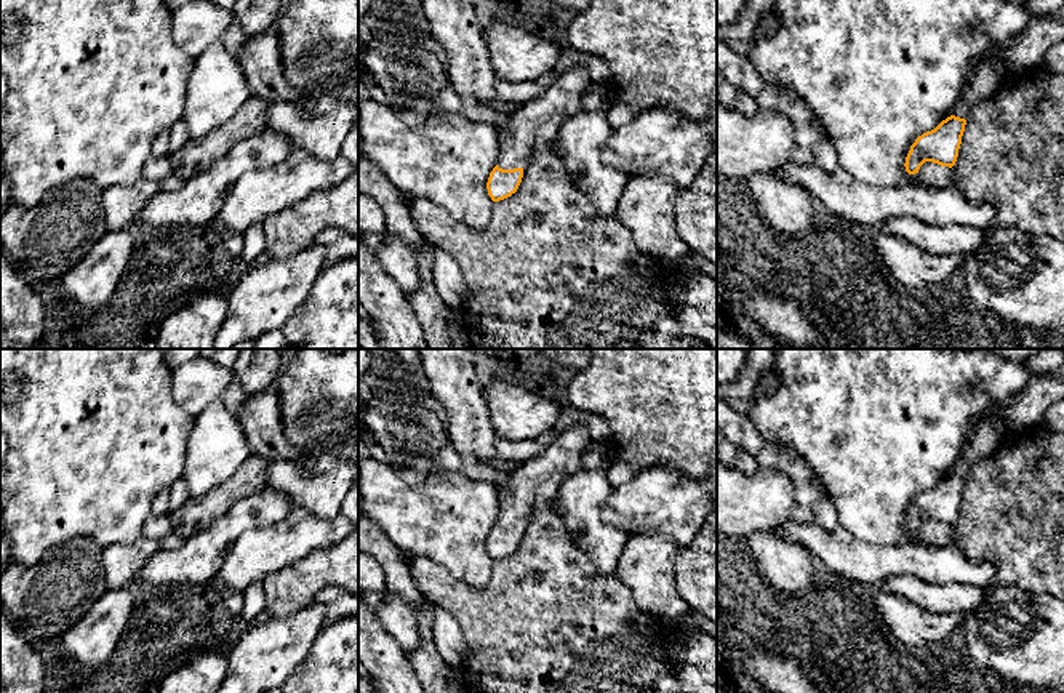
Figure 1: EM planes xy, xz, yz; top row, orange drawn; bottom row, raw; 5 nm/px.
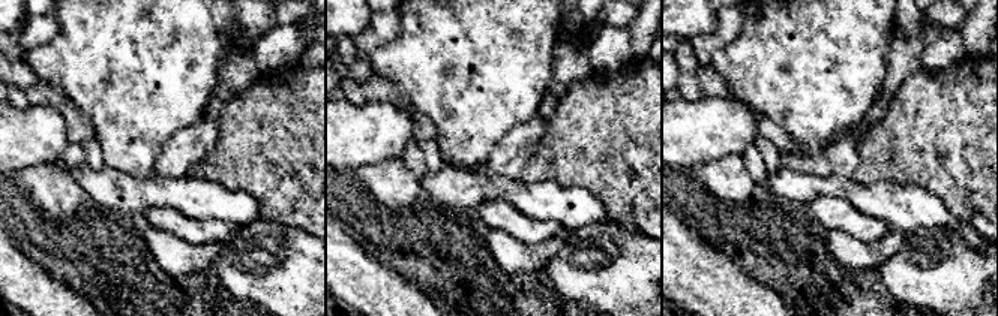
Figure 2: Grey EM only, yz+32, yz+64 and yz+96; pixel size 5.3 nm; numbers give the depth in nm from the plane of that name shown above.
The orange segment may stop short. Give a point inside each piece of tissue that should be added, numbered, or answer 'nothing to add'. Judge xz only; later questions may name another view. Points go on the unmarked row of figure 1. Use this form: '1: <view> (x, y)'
1: xz (535, 480)

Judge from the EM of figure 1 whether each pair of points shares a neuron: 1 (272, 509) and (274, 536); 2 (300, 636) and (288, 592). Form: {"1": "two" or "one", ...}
{"1": "two", "2": "two"}

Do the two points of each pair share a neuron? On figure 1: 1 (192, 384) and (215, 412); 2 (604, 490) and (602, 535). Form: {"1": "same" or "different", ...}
{"1": "different", "2": "same"}

